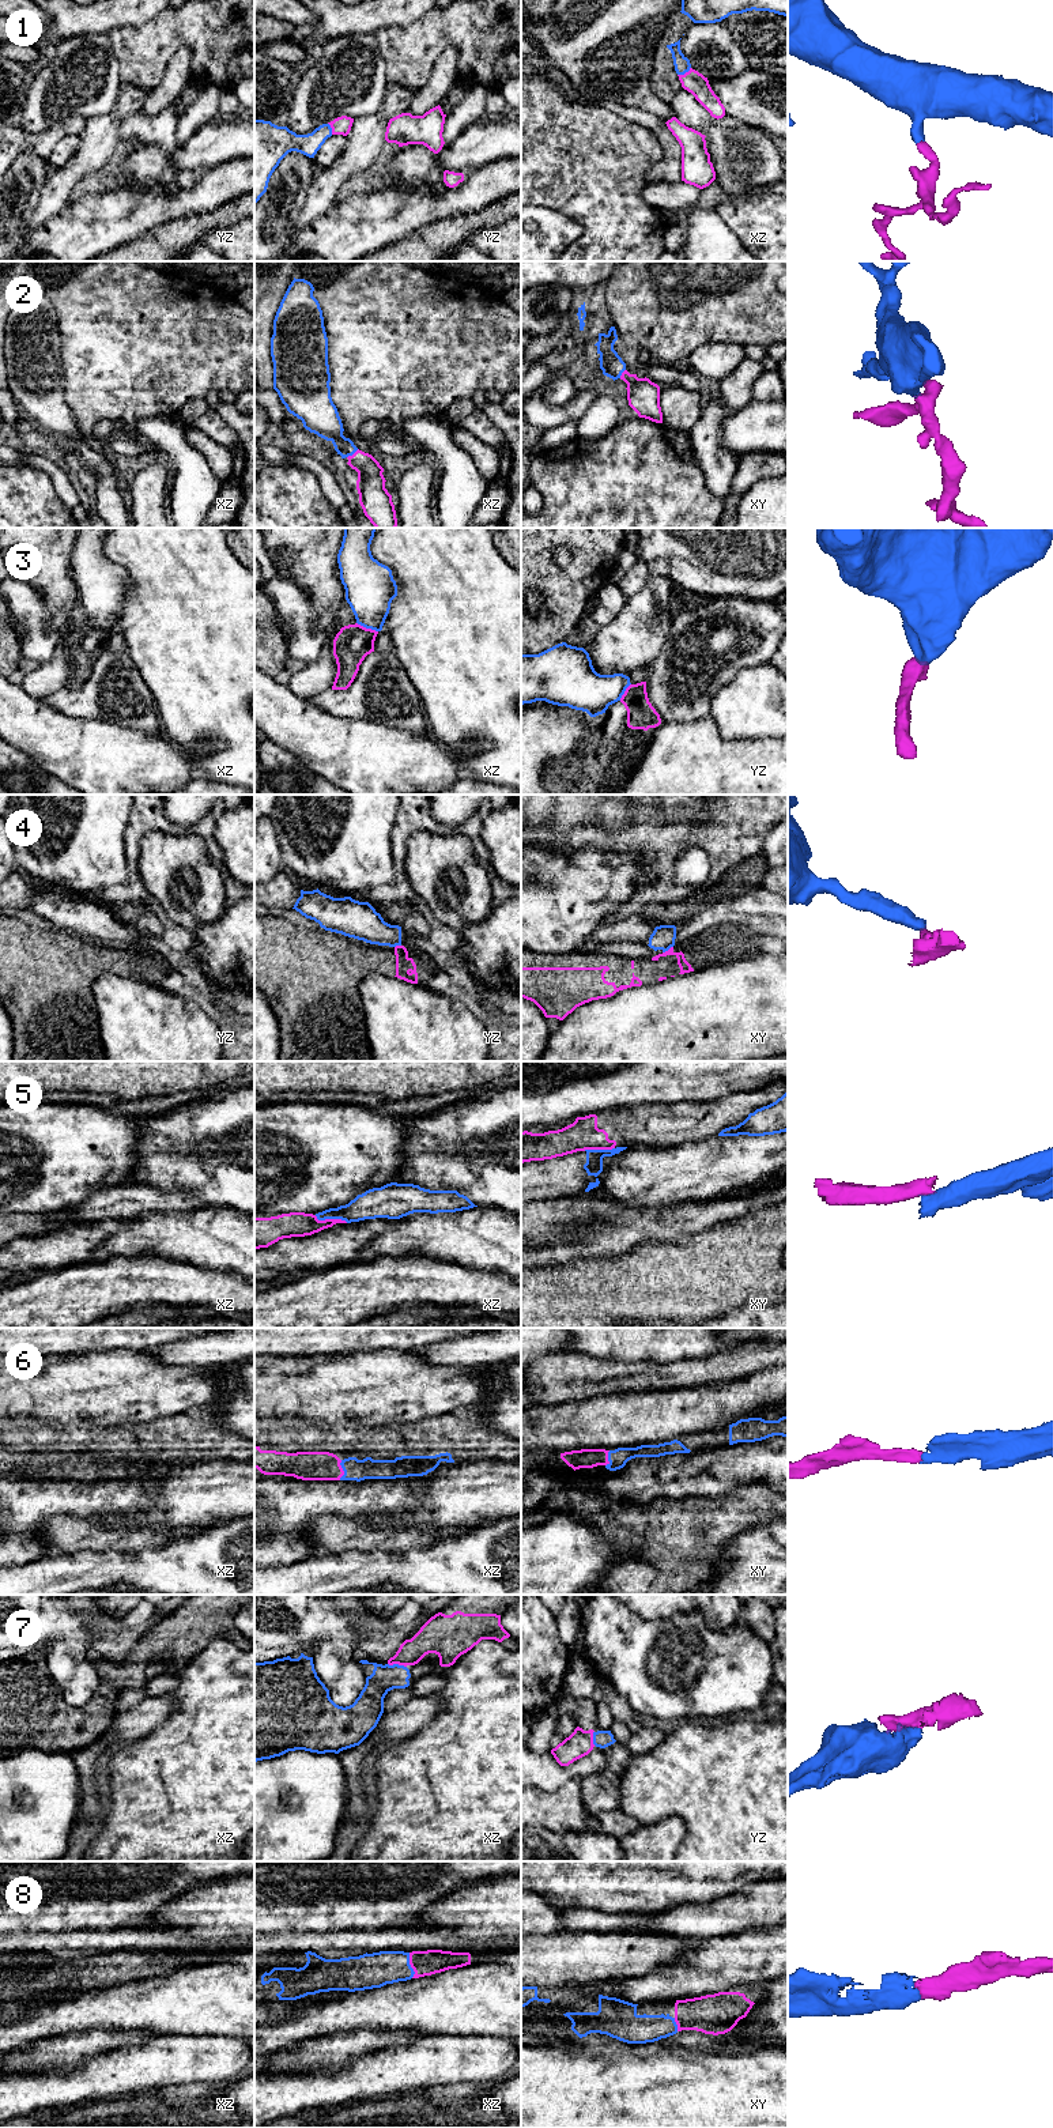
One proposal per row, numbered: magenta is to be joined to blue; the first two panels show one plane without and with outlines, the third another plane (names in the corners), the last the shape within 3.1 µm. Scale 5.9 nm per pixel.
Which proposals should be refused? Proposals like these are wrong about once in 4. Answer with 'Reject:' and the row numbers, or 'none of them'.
Reject: 3, 4, 5

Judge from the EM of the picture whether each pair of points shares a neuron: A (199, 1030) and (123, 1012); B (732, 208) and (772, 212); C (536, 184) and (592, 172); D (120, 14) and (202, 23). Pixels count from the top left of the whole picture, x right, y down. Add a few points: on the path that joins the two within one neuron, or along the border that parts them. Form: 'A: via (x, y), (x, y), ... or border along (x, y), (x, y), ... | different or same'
A: via (180, 1030), (146, 1030), (142, 1026) | same
B: via (742, 212), (762, 212) | same
C: via (550, 172), (578, 172) | same
D: border along (159, 14), (136, 26), (121, 26) | different

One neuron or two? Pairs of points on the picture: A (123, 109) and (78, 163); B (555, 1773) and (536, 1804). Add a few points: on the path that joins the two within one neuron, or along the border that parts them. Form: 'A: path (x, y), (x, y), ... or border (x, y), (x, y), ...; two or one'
A: path (112, 123), (101, 134), (98, 143), (91, 150); one
B: border (573, 1776), (554, 1791), (535, 1788); two

